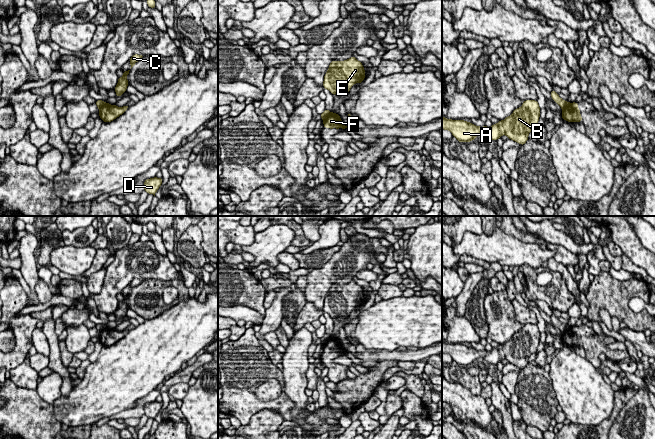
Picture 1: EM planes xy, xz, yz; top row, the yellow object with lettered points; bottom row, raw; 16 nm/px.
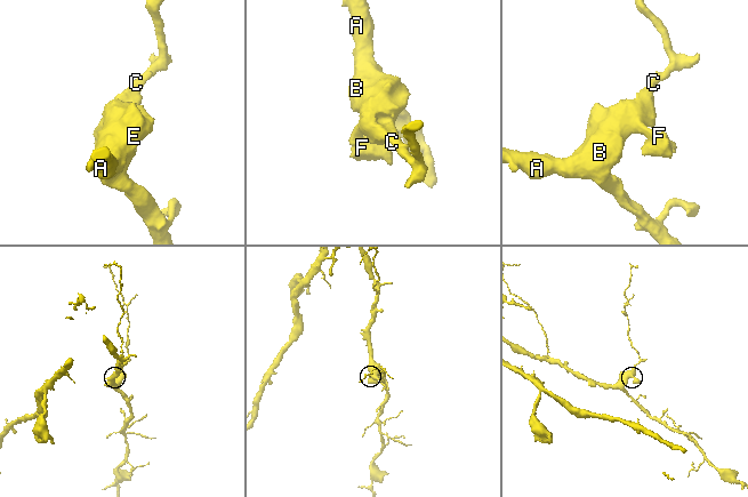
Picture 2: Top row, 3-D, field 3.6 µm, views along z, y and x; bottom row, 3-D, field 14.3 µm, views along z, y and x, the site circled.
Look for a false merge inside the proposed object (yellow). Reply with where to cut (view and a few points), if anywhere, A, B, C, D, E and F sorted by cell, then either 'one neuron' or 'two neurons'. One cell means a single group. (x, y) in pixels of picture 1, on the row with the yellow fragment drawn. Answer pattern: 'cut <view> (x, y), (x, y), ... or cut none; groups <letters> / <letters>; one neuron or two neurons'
cut yz (569, 103), (562, 109); groups A B C D E / F; two neurons

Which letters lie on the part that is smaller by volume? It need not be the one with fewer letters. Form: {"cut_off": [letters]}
{"cut_off": ["F"]}

